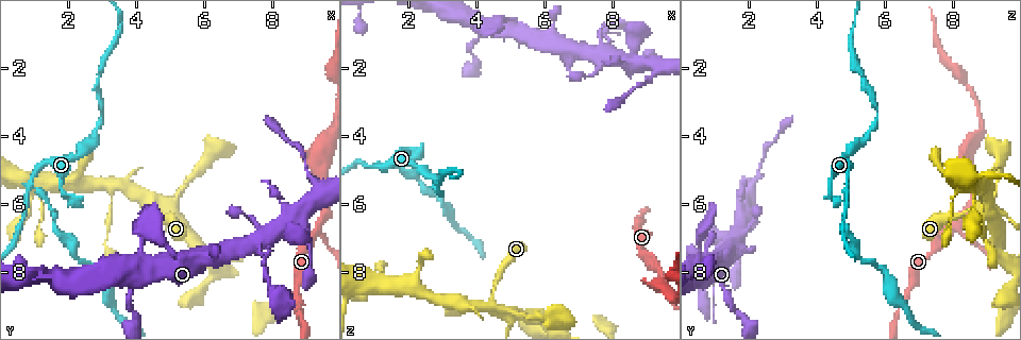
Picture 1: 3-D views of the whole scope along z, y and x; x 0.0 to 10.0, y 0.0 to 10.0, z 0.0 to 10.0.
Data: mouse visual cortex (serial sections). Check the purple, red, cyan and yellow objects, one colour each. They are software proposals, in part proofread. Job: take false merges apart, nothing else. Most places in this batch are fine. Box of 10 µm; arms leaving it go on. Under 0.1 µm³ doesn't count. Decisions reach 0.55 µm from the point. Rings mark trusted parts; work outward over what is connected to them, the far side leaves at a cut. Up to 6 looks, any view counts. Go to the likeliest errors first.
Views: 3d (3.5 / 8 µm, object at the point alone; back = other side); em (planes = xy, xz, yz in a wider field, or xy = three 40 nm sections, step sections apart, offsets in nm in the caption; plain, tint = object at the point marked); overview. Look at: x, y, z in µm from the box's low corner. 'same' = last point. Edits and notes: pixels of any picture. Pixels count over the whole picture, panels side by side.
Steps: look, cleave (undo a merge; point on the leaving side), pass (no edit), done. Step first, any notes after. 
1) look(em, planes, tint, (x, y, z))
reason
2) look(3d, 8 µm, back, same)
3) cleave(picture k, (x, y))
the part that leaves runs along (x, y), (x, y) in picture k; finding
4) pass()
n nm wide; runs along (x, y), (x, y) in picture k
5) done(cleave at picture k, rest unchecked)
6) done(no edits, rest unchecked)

look(3d, 3.5 µm, (0.95, 5.40, 4.90))

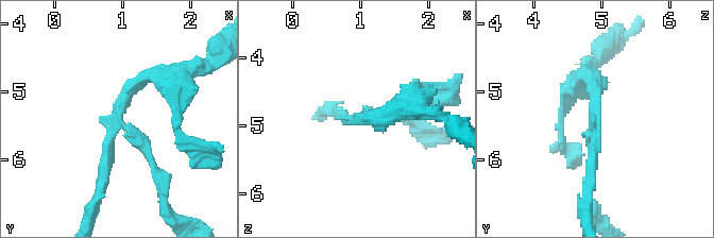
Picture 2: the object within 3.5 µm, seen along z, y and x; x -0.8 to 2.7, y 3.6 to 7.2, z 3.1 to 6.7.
look(em, xy, step 2, tint, (0.90, 5.40, 4.90))
3 arms; arms of 150, 150, 200 nm; shape alone is not enough

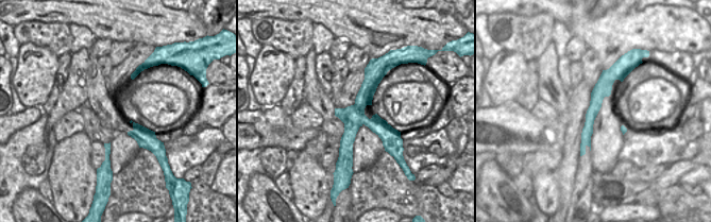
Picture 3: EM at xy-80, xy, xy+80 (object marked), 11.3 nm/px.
cleave(picture 2, (146, 150))
border along (364, 112), (359, 117), (359, 125) in picture 3; a second cell is stuck on

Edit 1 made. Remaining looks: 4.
look(overview)

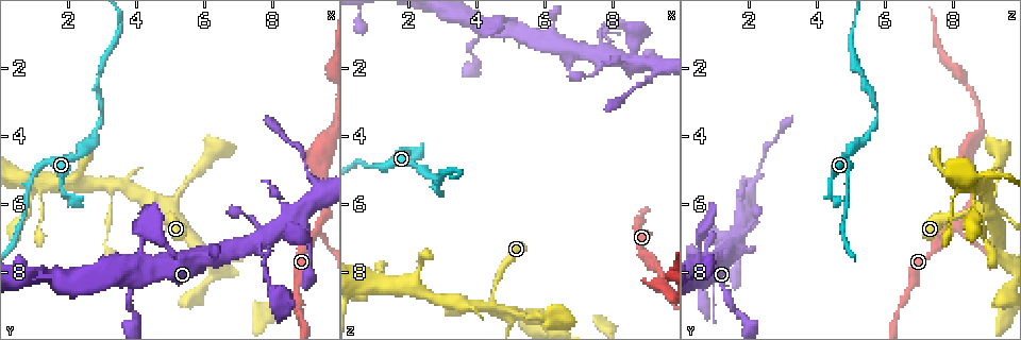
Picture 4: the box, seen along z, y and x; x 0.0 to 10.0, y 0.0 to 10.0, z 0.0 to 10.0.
look(3d, 3.5 µm, (9.40, 6.70, 8.10))
branch point

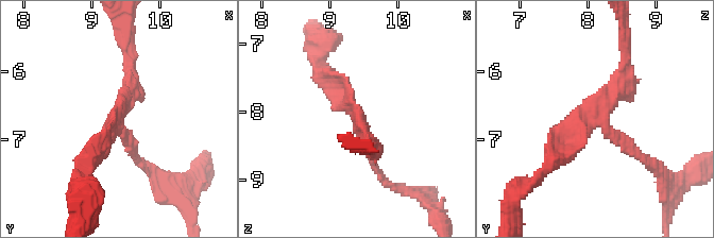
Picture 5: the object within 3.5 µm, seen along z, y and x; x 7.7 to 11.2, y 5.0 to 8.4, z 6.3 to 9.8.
cleave(picture 5, (640, 156))
the part that leaves runs along (613, 135), (660, 173), (663, 200) in picture 5; two cells meet here

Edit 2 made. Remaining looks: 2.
look(3d, 8 µm, (1.00, 5.60, 8.60))
narrows sharply

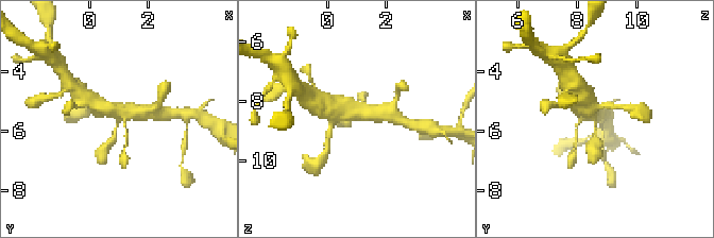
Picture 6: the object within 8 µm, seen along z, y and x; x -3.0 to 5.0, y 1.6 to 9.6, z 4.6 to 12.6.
look(3d, 3.5 µm, back, same)

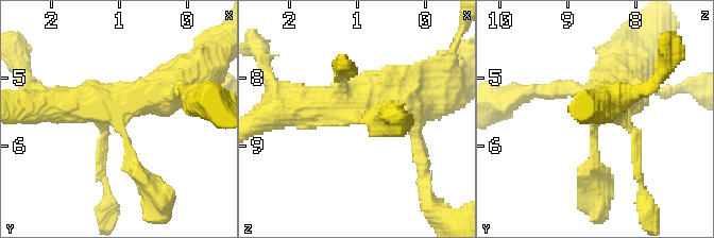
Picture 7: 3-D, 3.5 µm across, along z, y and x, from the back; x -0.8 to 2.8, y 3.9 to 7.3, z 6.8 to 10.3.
pass()
runs along (41, 105), (123, 105), (175, 79) in picture 7; one cell here

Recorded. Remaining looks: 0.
done(cleave at picture 2, cleave at picture 5, rest unchecked)

